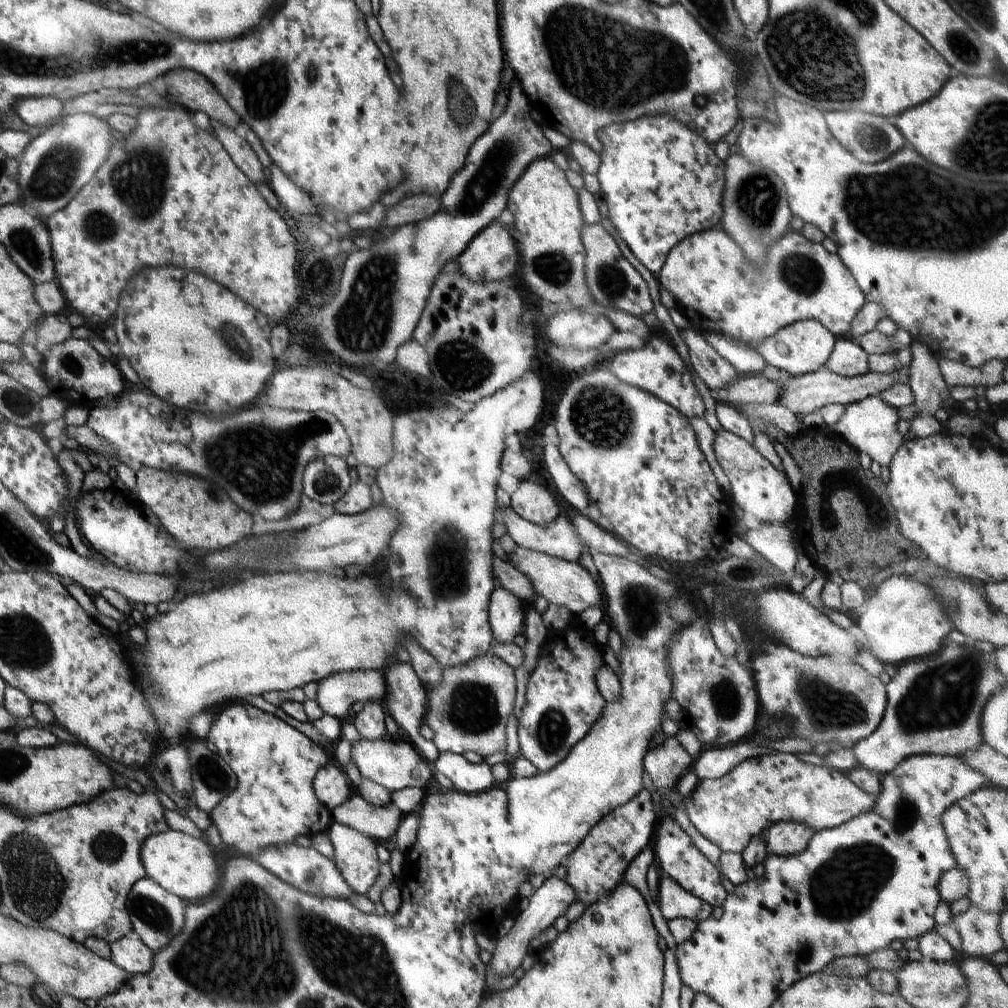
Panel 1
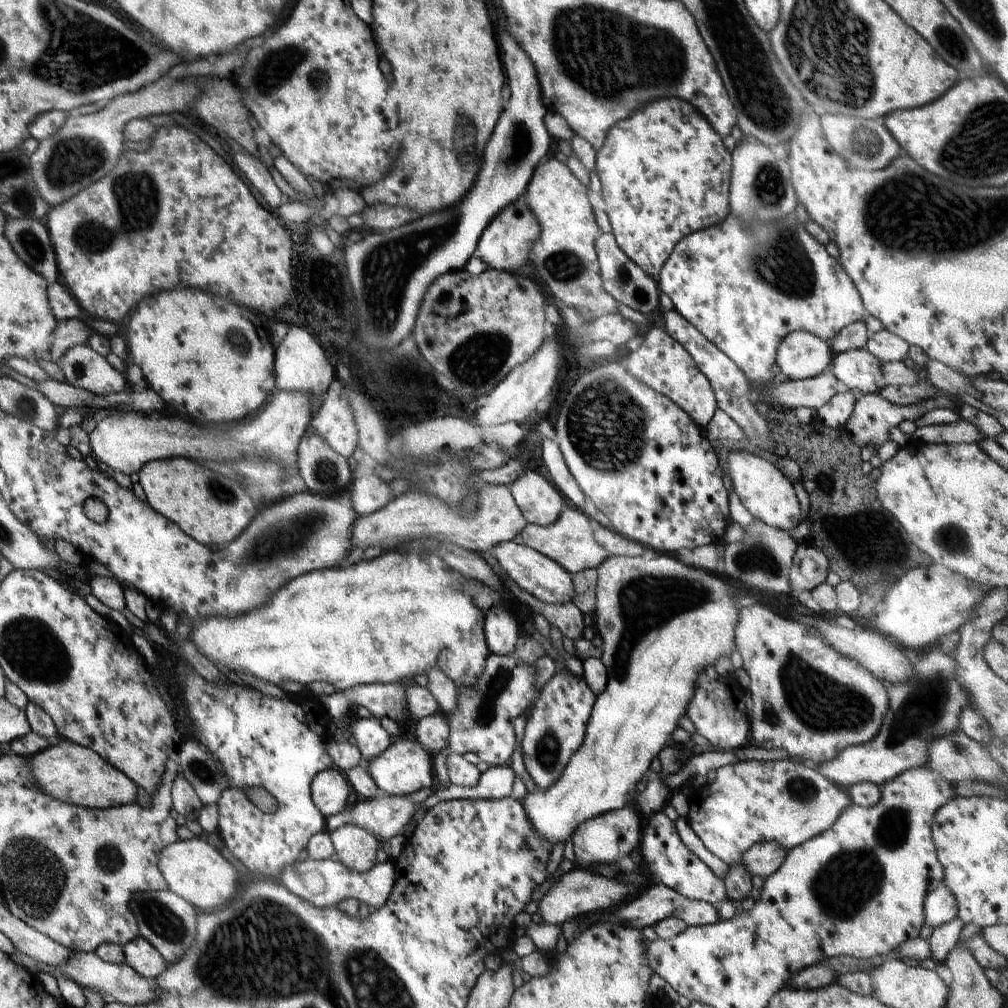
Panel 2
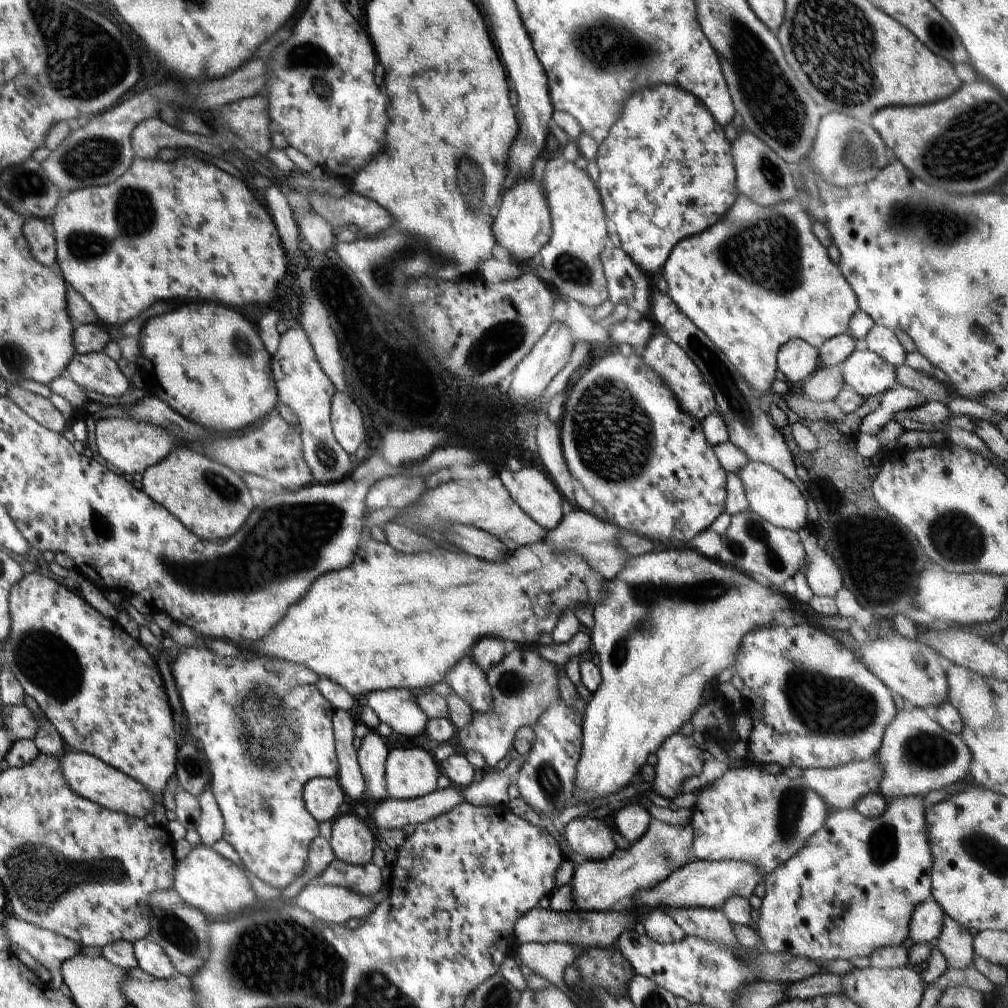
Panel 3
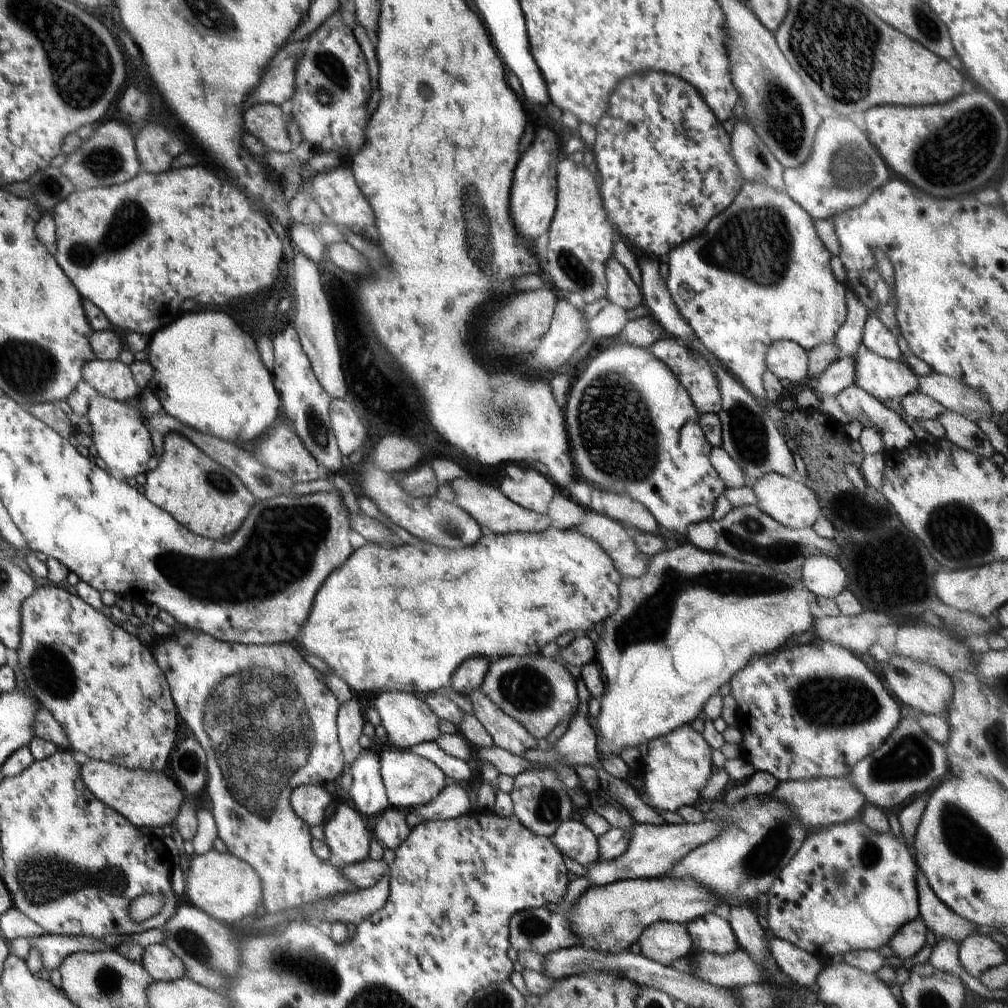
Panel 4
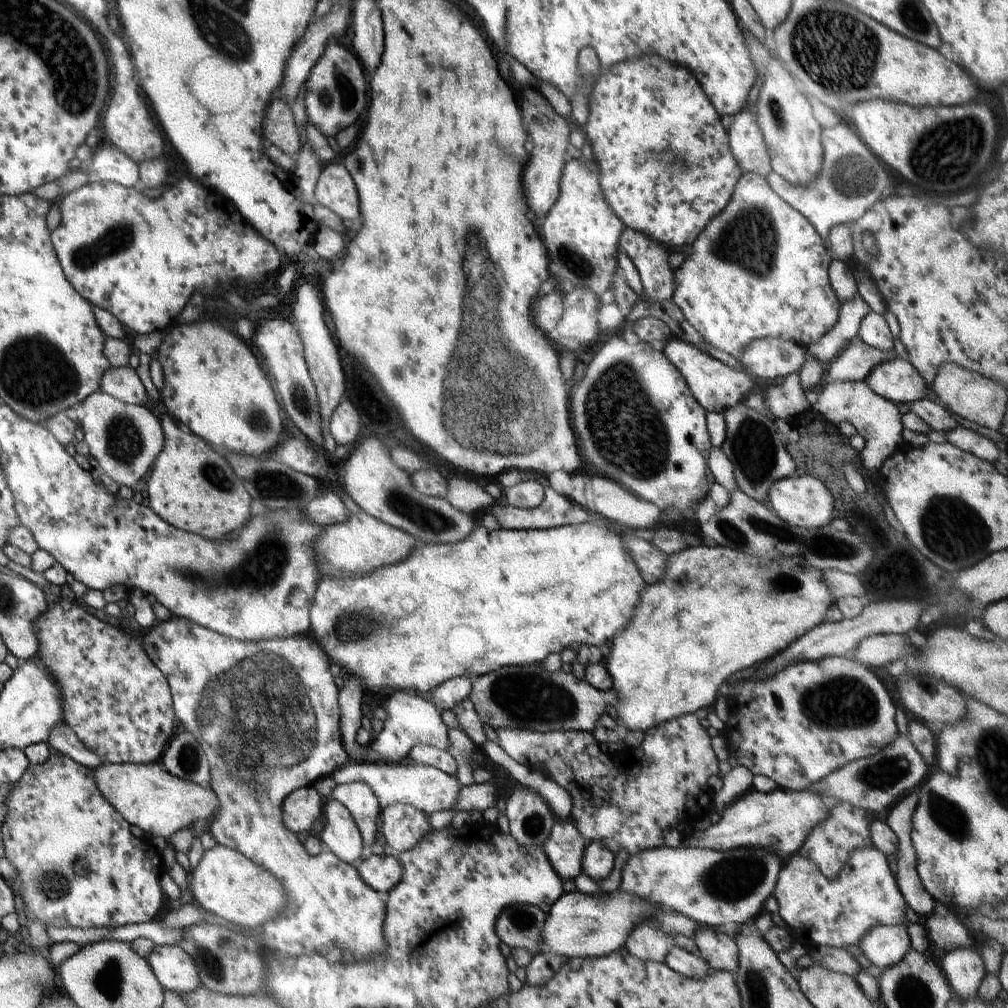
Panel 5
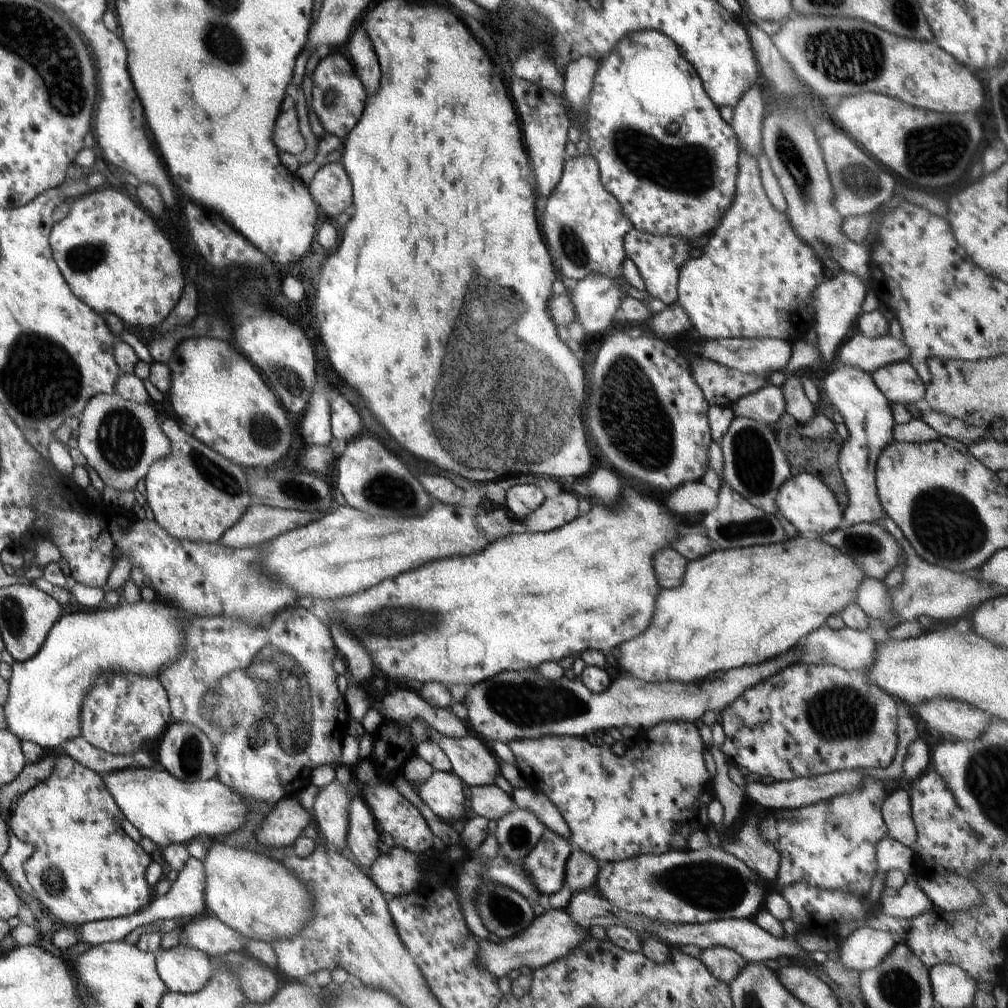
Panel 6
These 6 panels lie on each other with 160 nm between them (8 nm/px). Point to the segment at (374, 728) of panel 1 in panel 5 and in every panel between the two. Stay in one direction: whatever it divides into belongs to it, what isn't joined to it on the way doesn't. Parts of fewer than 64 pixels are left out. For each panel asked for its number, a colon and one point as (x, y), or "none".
2: (371, 738)
3: (372, 755)
4: (368, 794)
5: (357, 797)

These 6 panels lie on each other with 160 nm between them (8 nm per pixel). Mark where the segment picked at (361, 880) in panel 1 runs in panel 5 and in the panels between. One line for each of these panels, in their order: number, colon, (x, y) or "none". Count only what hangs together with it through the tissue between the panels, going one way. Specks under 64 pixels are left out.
2: (355, 847)
3: (352, 841)
4: (346, 835)
5: (340, 834)

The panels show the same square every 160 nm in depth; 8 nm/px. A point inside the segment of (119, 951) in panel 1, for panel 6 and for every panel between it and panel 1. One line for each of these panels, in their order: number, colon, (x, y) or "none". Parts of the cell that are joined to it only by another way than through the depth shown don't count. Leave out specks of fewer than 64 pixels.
2: (139, 954)
3: (151, 958)
4: (162, 964)
5: (175, 970)
6: (185, 970)

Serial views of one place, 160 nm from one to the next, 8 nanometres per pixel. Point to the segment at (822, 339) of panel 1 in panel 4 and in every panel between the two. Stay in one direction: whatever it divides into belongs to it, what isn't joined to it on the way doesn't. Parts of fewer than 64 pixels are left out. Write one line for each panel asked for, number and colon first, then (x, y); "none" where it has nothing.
2: (800, 355)
3: (797, 358)
4: (787, 360)

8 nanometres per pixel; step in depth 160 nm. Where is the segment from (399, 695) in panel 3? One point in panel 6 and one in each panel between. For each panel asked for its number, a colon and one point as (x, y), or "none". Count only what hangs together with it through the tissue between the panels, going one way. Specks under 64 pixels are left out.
4: (408, 721)
5: (411, 719)
6: (476, 765)

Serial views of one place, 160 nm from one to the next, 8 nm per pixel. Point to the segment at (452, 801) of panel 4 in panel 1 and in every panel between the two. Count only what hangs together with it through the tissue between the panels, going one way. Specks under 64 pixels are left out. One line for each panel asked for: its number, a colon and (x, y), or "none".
1: (377, 823)
2: (385, 817)
3: (391, 813)

